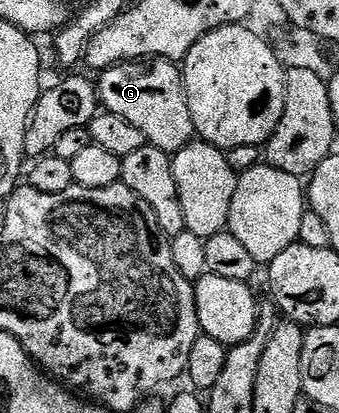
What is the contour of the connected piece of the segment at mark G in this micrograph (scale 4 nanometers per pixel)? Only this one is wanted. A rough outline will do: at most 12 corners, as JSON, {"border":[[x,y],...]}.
{"border":[[152,58],[102,69],[100,105],[174,154],[196,139],[183,73]]}

